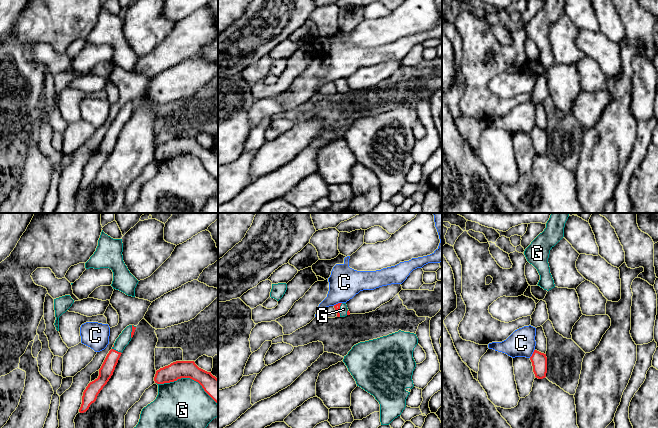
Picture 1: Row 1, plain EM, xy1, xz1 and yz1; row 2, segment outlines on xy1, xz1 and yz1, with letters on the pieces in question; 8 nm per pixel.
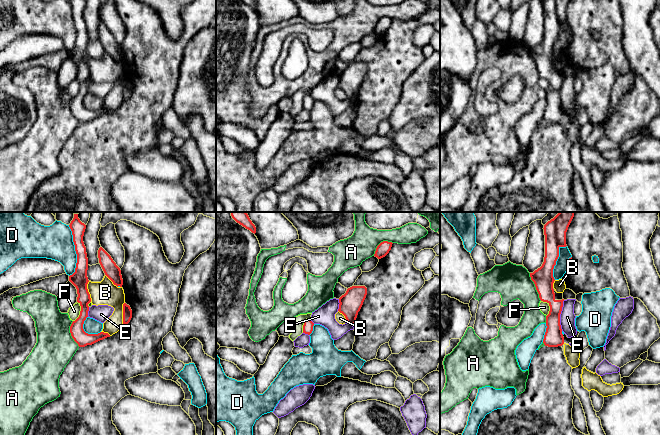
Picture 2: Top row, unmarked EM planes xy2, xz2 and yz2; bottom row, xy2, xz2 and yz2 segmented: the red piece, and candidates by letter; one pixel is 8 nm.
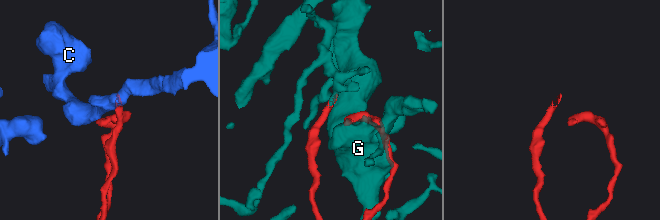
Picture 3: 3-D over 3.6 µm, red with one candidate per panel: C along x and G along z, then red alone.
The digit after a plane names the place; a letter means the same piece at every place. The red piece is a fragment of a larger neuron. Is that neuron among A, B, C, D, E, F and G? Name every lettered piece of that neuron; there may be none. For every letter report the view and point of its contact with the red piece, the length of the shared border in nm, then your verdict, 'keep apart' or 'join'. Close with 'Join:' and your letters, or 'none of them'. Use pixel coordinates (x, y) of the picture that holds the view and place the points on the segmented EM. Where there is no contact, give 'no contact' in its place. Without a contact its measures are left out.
A: meets red in yz2 at (535, 286); contact 240 nm long; keep apart
B: meets red in xy2 at (123, 313); contact 180 nm long; keep apart
C: meets red in yz1 at (533, 353); contact 80 nm long; keep apart
D: meets red in xy2 at (75, 250); contact 420 nm long; keep apart
E: meets red in yz2 at (559, 315); contact 240 nm long; keep apart
F: meets red in xy2 at (80, 311); contact 170 nm long; keep apart
G: meets red in xy1 at (188, 377); contact 550 nm long; join
Join: G

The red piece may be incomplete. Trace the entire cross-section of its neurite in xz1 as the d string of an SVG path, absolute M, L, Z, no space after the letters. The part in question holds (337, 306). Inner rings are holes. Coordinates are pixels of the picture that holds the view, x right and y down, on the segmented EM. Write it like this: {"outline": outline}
{"outline": "M338 303L334 305L334 308L337 312L337 317L345 317L347 315L350 315L346 303Z"}

